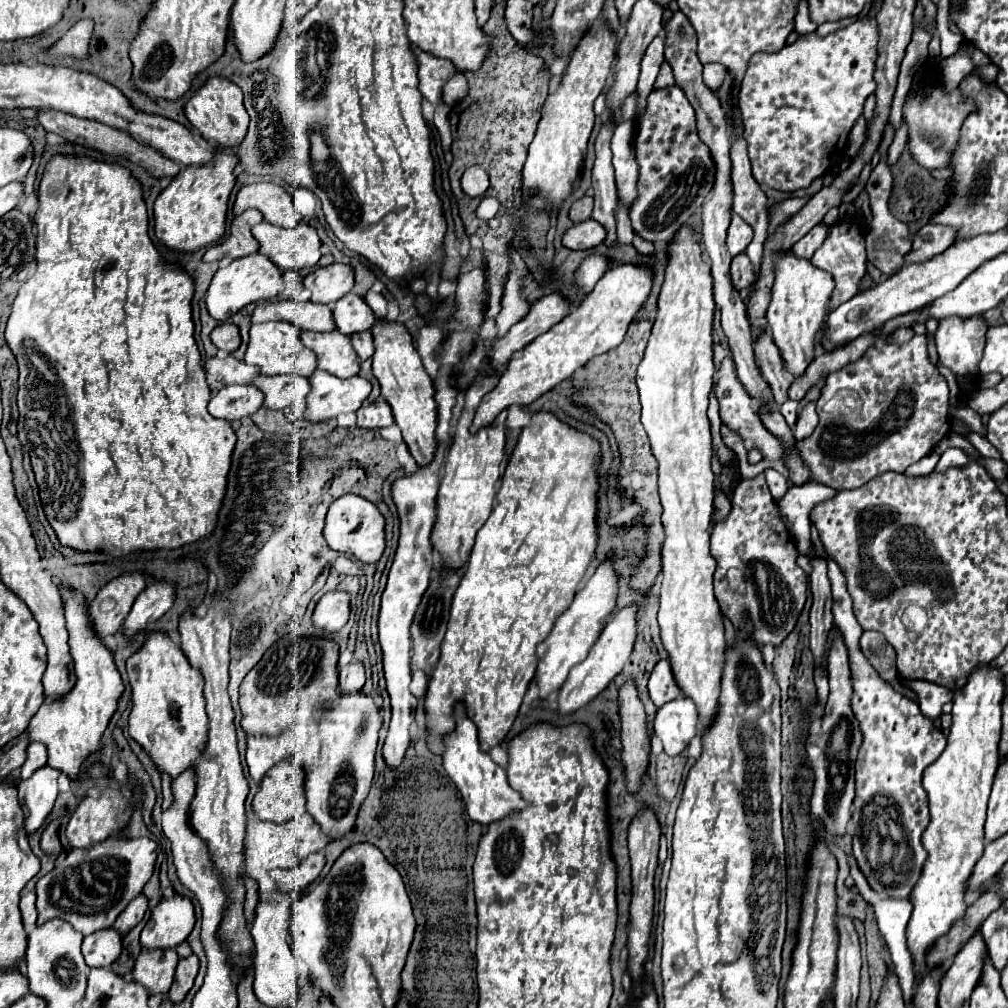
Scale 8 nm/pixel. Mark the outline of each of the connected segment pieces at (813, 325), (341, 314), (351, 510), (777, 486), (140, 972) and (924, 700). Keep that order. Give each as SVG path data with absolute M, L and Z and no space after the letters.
M793 251L773 253L775 283L771 287L771 303L767 307L767 323L775 345L781 351L785 369L799 377L815 357L817 331L829 313L829 297L833 295L833 277L817 269L811 259L793 257Z
M347 293L335 303L333 321L343 335L351 335L371 329L375 315L363 297L355 293Z
M345 495L333 501L325 517L323 533L333 551L353 553L361 563L377 563L385 551L385 519L371 501L359 495Z
M765 469L765 479L767 479L767 485L769 485L769 491L771 491L773 499L779 499L789 489L787 479L781 473L777 473L775 469Z
M175 949L143 951L133 965L133 981L141 983L151 995L163 995L173 983L177 963Z
M906 679L900 682L917 694L922 713L933 721L941 716L943 705L953 700L952 691L935 683Z

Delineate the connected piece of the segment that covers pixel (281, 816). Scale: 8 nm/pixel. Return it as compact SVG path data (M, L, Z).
M295 757L269 769L253 799L253 811L261 821L285 823L305 813L305 771Z

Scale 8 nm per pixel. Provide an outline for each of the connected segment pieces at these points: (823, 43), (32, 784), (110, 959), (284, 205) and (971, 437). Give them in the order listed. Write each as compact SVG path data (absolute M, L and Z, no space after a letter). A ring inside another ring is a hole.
M863 17L827 37L809 33L777 53L755 53L751 57L739 89L739 109L743 115L743 137L749 147L753 177L759 185L769 185L785 193L809 187L815 177L831 167L833 157L843 153L849 131L861 115L865 99L875 91L875 47L877 21Z
M43 765L33 773L33 777L19 783L19 801L25 809L25 829L27 833L33 833L39 829L47 815L53 809L53 803L57 799L57 777L61 775L59 769L53 769L49 765Z
M113 927L101 929L83 939L83 957L89 967L111 967L119 959L121 951L123 951L123 935L117 935Z
M255 183L241 187L233 205L233 213L239 215L249 207L259 209L265 221L279 227L295 227L301 221L301 215L293 207L291 193L275 183Z
M972 431L965 438L969 440L984 457L995 459L1001 458L1001 453L993 445L991 445L986 438L982 438L978 433Z

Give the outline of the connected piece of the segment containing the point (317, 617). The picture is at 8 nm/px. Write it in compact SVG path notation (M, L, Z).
M341 591L325 593L315 611L313 611L313 625L327 633L339 631L349 619L349 595Z

